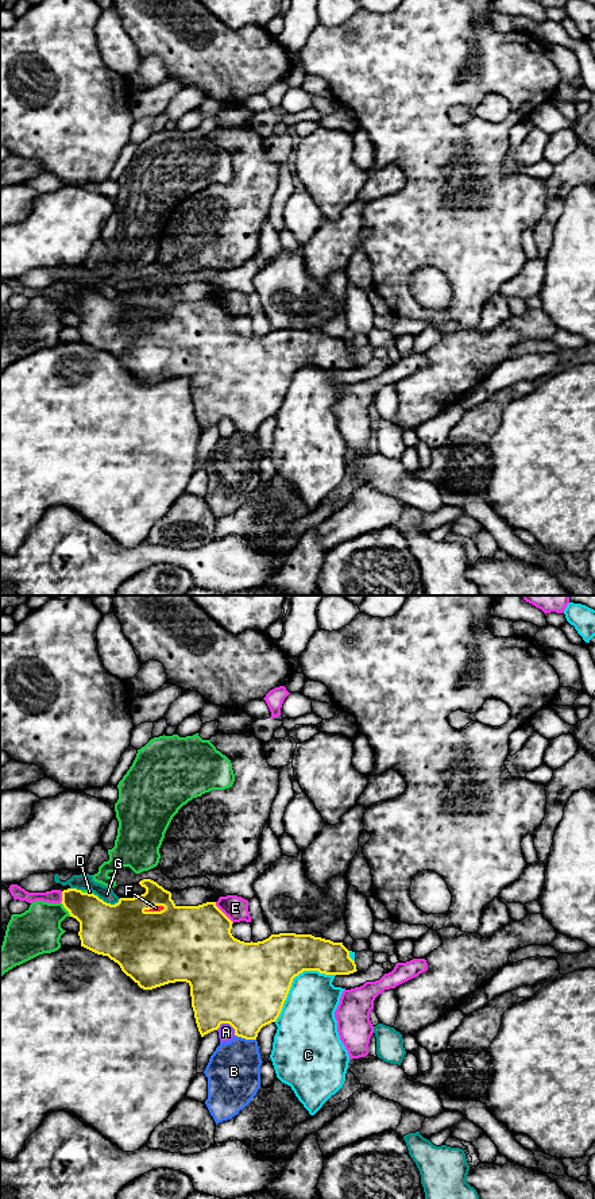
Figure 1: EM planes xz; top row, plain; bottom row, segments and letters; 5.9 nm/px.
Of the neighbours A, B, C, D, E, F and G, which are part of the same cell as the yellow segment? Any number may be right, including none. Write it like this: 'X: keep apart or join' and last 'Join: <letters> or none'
A: keep apart
B: keep apart
C: keep apart
D: keep apart
E: keep apart
F: join
G: keep apart
Join: F

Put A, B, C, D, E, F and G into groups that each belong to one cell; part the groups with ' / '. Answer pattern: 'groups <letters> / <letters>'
groups A / B / C / D / E / F / G

